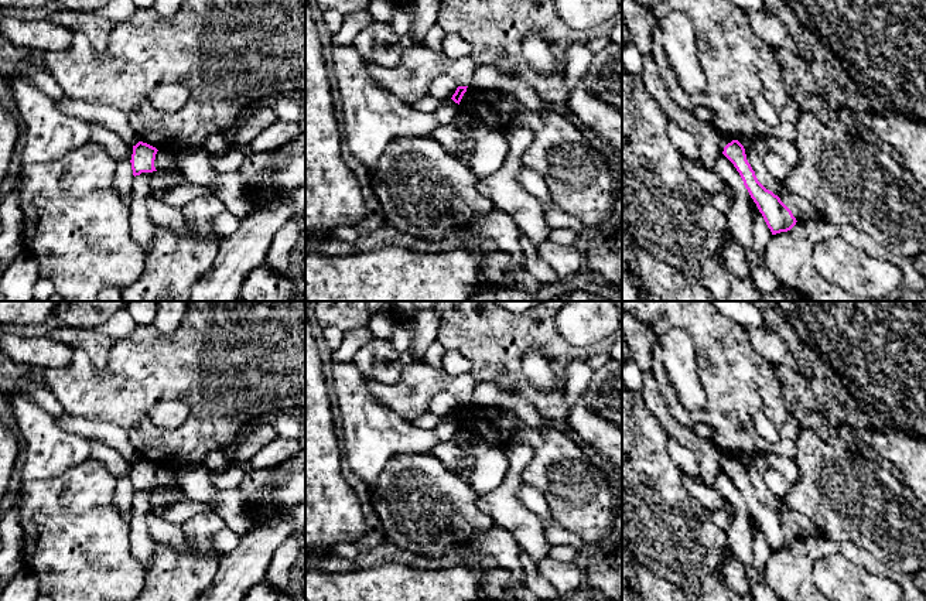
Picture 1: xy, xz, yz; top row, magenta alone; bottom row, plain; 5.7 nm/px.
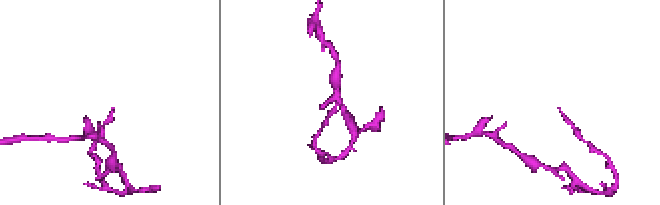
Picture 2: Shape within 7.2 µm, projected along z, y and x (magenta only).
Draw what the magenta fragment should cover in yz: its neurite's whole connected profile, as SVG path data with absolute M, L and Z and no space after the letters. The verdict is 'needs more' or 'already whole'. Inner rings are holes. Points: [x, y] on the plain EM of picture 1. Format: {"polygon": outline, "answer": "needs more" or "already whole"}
{"polygon": "M732 457L724 464L722 471L739 489L745 505L756 520L772 552L790 547L797 539L796 535L778 512L758 498L755 488L746 477L744 462L738 457Z", "answer": "already whole"}

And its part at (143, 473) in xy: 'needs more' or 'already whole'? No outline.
already whole

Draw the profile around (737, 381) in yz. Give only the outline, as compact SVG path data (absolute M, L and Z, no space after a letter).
M622 301L622 308L649 327L657 339L653 346L652 375L673 419L687 428L696 423L708 424L714 431L714 441L734 457L744 451L795 457L802 427L786 410L776 372L755 351L741 324L720 314L710 301ZM672 328L684 329L694 342L698 378L707 396L705 410L686 410L669 383L659 339ZM754 412L763 413L773 423L779 434L776 444L758 434L752 420Z

